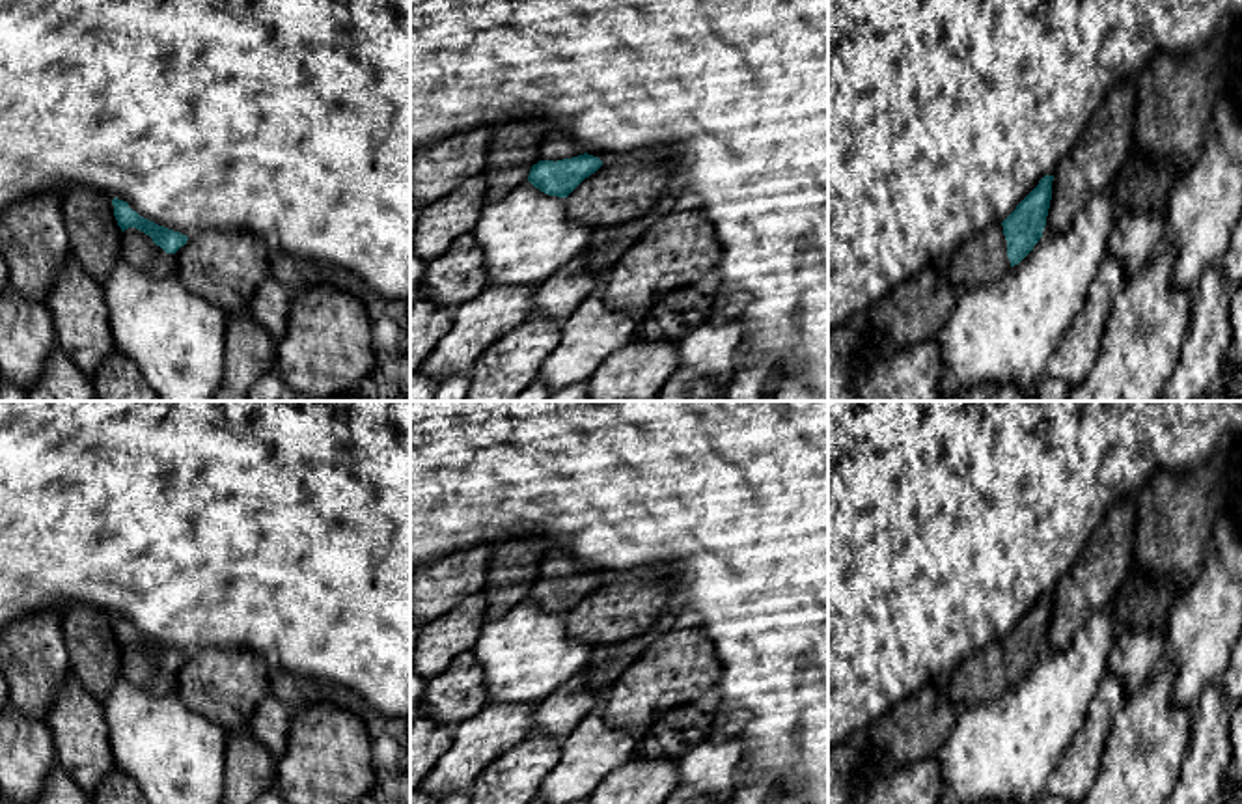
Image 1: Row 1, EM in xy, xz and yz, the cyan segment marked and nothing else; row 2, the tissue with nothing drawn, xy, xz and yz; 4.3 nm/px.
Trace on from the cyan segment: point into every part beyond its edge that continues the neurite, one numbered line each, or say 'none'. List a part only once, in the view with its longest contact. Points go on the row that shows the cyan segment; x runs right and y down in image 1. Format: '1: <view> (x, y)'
1: xy (138, 250)

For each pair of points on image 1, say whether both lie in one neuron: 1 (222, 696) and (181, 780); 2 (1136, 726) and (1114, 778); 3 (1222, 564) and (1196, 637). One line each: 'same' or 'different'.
1: different
2: same
3: same

